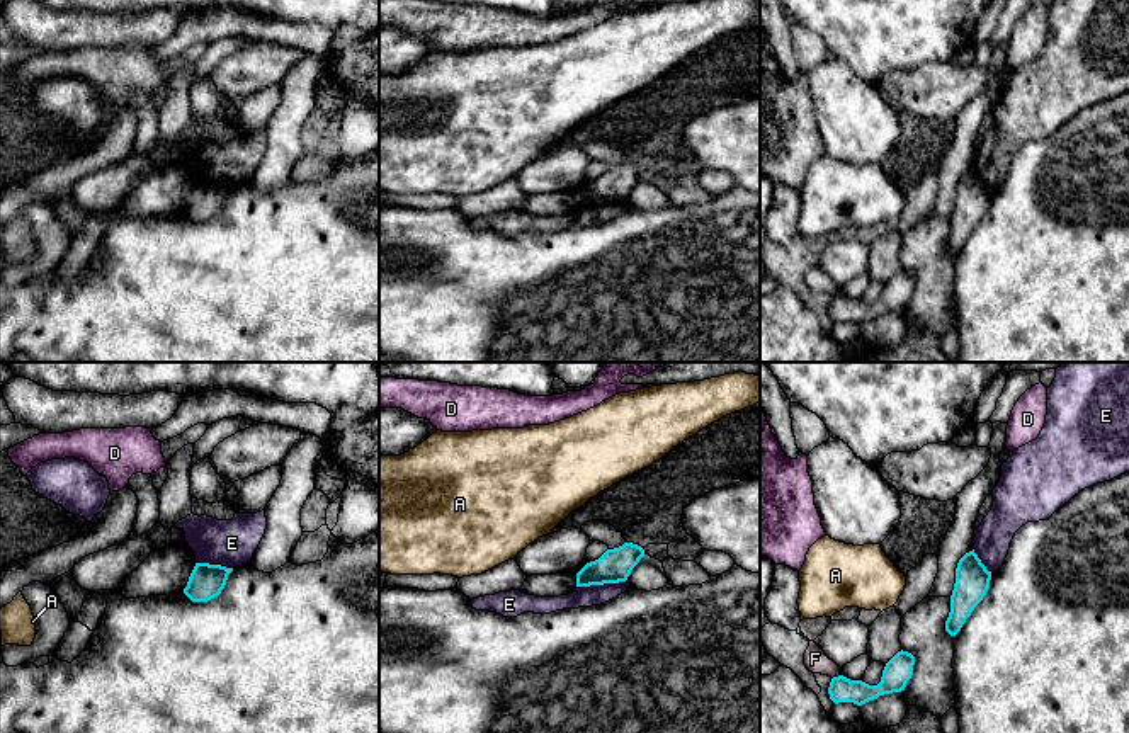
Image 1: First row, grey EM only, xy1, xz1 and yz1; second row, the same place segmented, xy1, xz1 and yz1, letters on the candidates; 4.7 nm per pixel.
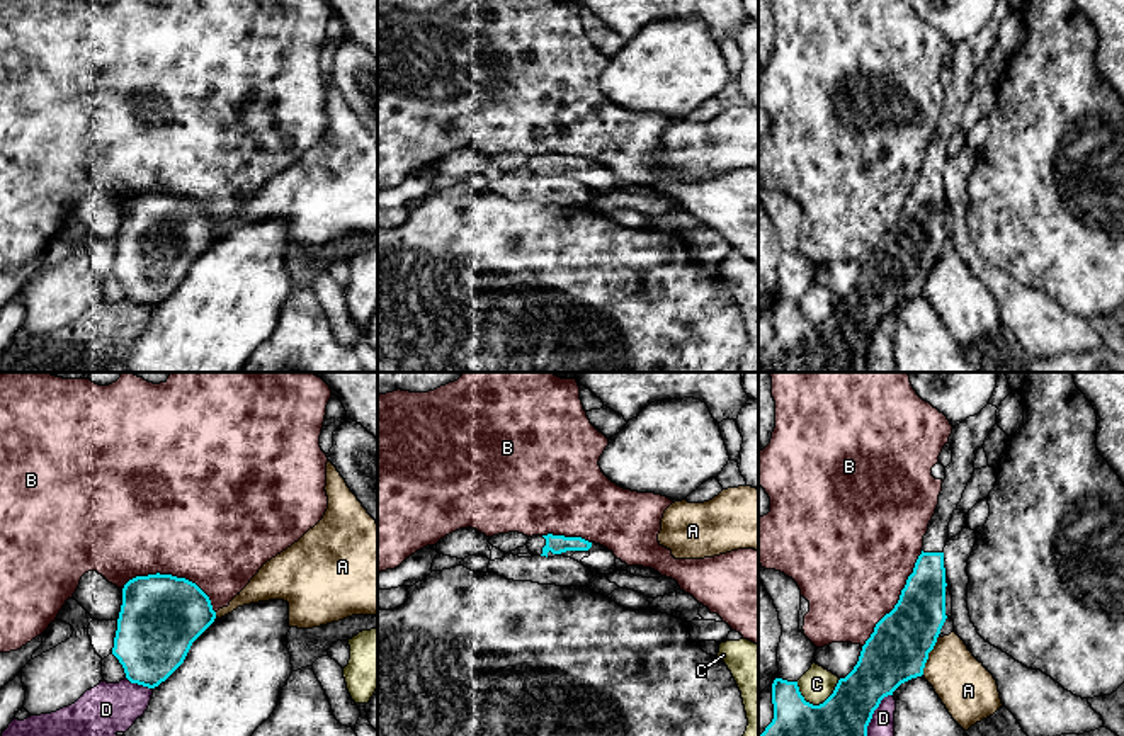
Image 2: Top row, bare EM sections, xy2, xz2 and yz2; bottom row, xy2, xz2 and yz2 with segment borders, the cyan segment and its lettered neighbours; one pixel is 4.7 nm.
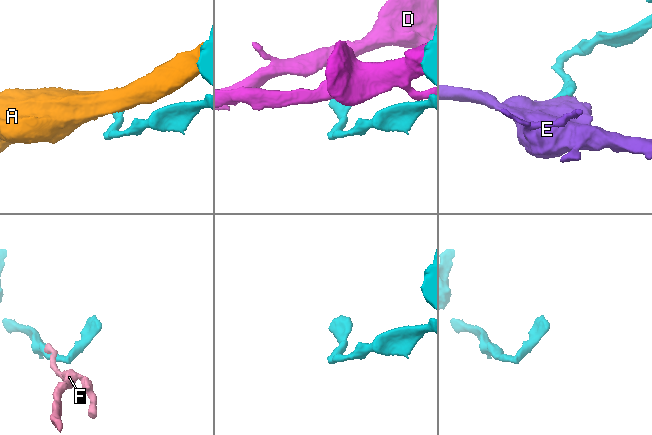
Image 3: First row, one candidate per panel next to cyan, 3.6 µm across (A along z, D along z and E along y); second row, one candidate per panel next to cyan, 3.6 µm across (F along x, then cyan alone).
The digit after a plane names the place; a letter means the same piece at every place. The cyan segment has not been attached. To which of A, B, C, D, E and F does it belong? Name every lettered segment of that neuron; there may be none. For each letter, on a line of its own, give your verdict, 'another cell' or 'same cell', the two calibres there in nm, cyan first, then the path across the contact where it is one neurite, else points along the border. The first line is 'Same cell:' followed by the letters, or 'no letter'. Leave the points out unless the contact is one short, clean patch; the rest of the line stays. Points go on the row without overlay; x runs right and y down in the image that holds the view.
Same cell: no letter
A: another cell | 300/260 nm
B: another cell | 380/500 nm
C: another cell | 460/160 nm
D: another cell | 400/130 nm
E: another cell | 160/100 nm | along xz1 (624, 199), (577, 206)
F: another cell | 120/110 nm | along yz1 (839, 293), (832, 298)

